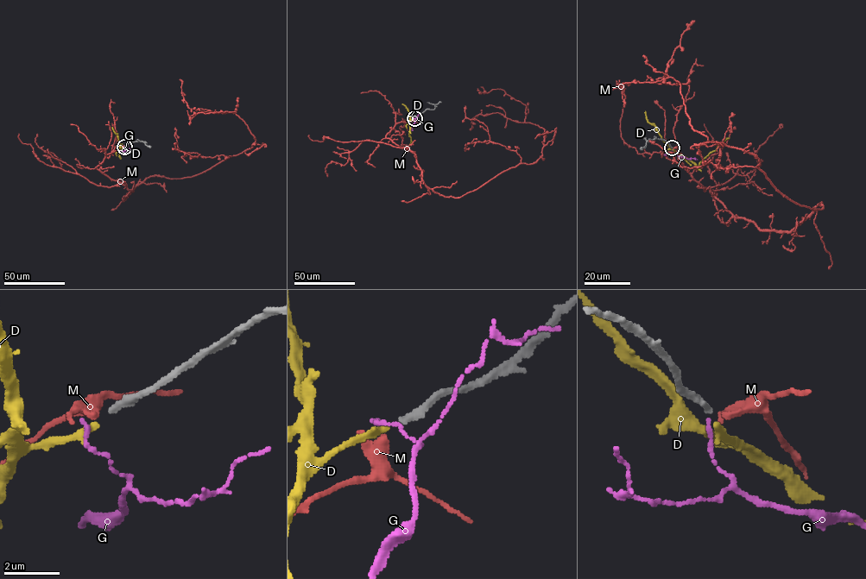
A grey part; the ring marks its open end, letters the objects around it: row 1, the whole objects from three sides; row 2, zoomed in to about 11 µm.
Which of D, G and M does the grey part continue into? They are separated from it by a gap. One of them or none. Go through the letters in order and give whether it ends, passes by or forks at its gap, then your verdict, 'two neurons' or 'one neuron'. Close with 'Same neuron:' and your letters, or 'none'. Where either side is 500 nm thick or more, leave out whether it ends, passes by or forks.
D: it ends | one neuron
G: it ends | two neurons
M: it passes by | two neurons
Same neuron: D

